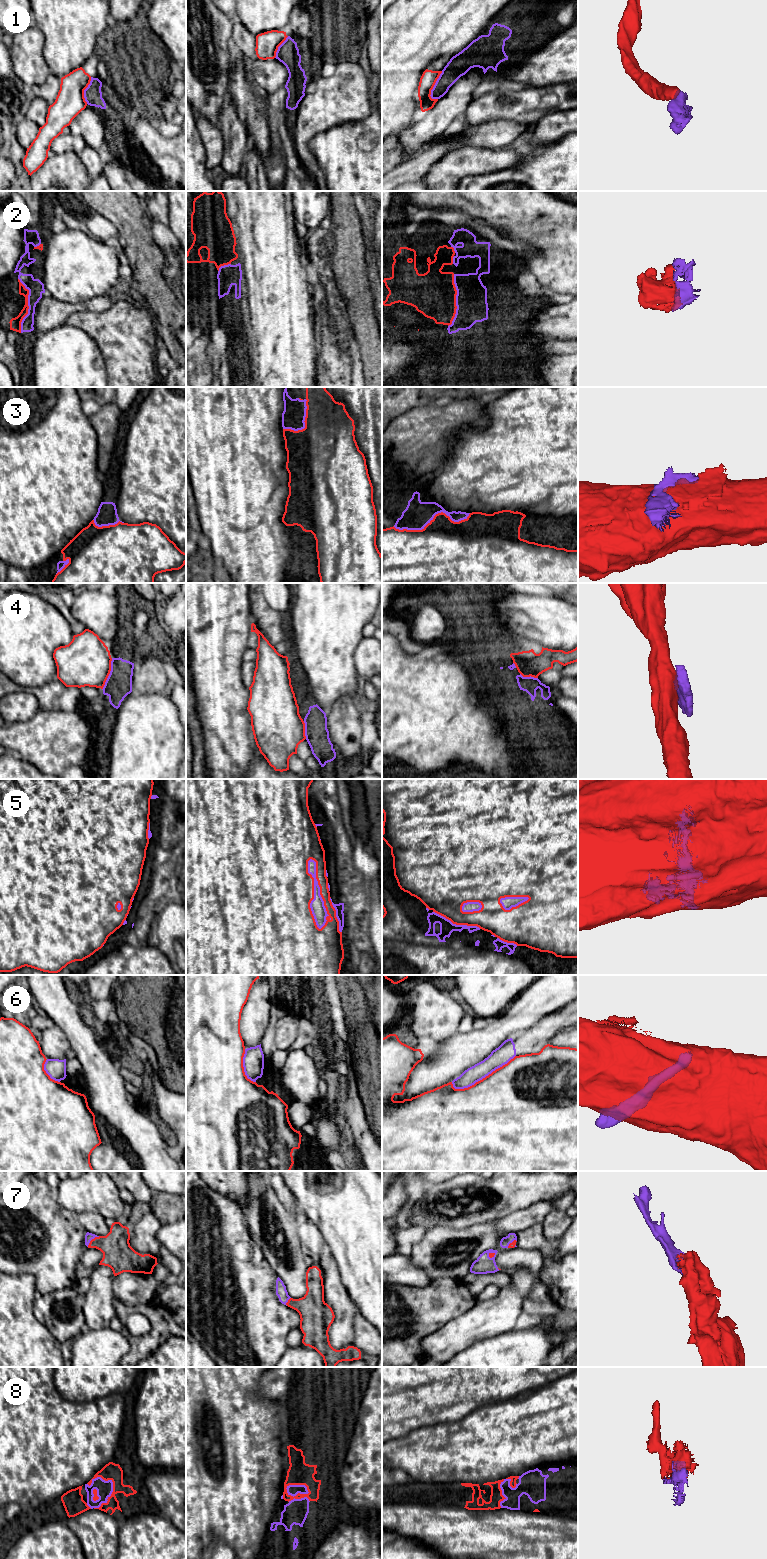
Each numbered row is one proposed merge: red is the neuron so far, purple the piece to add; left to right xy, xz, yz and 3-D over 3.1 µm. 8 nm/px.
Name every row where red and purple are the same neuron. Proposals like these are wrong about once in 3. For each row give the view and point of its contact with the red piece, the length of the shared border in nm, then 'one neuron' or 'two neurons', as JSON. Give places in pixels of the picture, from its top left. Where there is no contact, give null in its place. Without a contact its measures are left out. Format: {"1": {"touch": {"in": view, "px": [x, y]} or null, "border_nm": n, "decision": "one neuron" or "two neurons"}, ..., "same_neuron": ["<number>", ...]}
{"1": {"touch": {"in": "yz", "px": [434, 84]}, "border_nm": 240, "decision": "two neurons"}, "2": {"touch": {"in": "xy", "px": [27, 305]}, "border_nm": 440, "decision": "one neuron"}, "3": {"touch": {"in": "yz", "px": [431, 520]}, "border_nm": 650, "decision": "two neurons"}, "4": {"touch": {"in": "xy", "px": [109, 673]}, "border_nm": 260, "decision": "two neurons"}, "5": {"touch": {"in": "xz", "px": [313, 894]}, "border_nm": 600, "decision": "two neurons"}, "6": {"touch": {"in": "yz", "px": [483, 1078]}, "border_nm": 550, "decision": "two neurons"}, "7": {"touch": {"in": "xy", "px": [92, 1239]}, "border_nm": 130, "decision": "one neuron"}, "8": {"touch": {"in": "xz", "px": [296, 1498]}, "border_nm": 220, "decision": "one neuron"}, "same_neuron": ["2", "7", "8"]}

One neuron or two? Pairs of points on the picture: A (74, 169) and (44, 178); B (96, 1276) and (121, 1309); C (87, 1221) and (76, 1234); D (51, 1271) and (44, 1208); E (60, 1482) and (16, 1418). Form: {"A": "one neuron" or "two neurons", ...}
{"A": "one neuron", "B": "two neurons", "C": "two neurons", "D": "one neuron", "E": "one neuron"}

